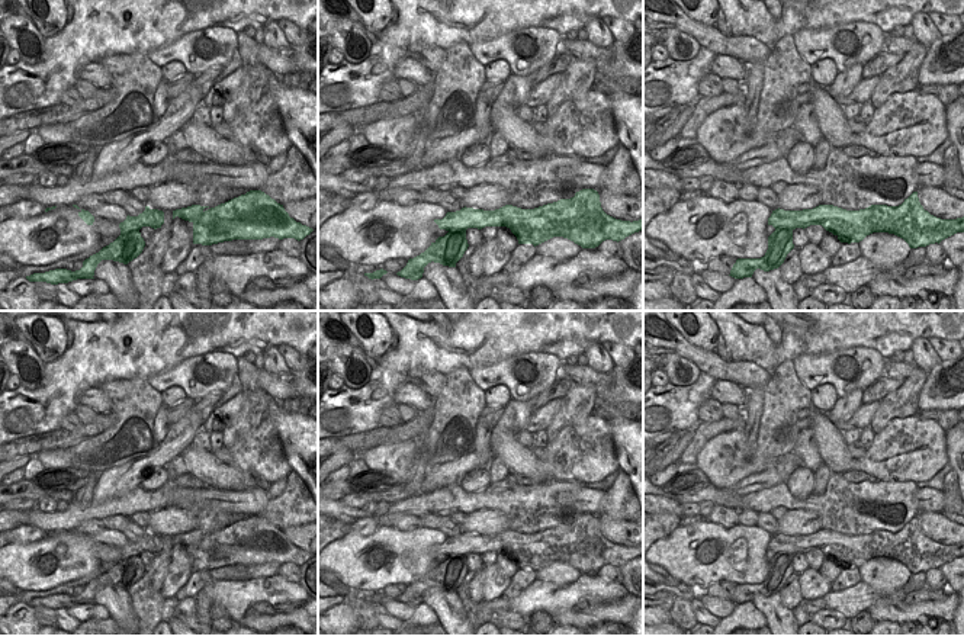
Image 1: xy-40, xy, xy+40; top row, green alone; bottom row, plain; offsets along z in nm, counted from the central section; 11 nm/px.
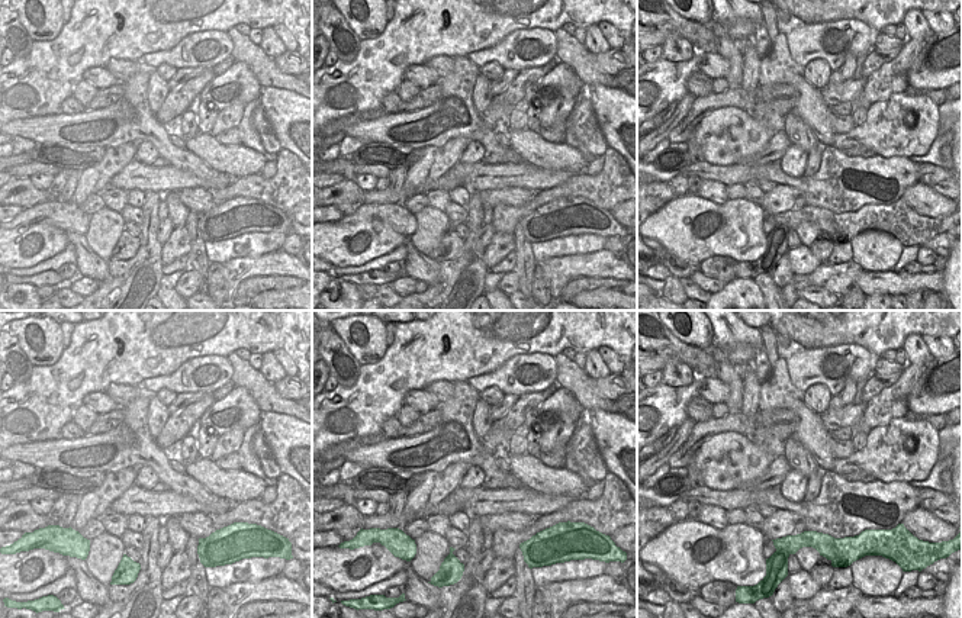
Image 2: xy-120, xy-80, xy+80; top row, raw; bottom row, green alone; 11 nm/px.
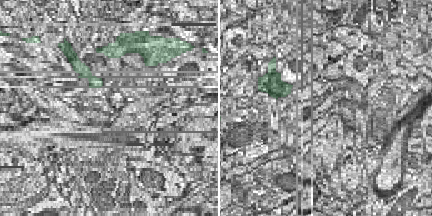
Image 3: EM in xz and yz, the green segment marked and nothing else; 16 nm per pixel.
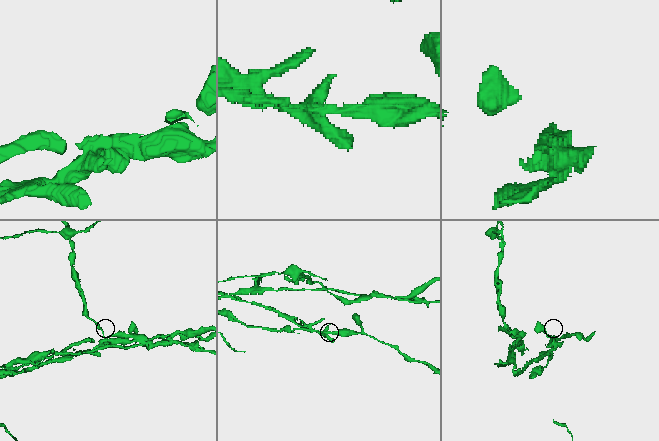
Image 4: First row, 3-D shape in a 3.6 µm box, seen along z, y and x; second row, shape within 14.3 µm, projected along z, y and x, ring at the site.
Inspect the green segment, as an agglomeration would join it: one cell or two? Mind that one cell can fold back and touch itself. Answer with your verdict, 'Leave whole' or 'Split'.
Split

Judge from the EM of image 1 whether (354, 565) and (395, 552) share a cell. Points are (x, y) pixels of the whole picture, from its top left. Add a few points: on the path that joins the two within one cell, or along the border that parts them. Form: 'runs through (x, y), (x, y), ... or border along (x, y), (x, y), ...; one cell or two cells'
runs through (365, 562), (370, 562), (385, 549); one cell

